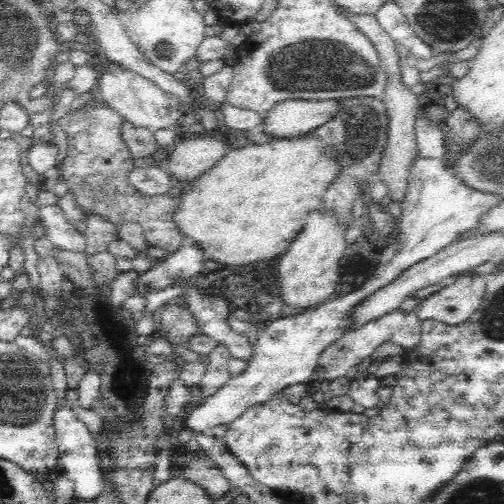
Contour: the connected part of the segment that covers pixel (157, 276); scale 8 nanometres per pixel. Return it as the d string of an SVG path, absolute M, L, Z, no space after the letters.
M194 241L169 253L160 262L154 262L153 268L146 274L140 274L137 283L143 297L148 292L164 290L181 280L192 278L197 273L206 272L206 262L209 260L204 254L204 247Z

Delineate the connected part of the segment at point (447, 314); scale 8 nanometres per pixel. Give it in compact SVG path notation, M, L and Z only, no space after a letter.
M462 275L456 281L451 278L444 287L420 303L416 312L418 320L437 320L448 326L462 324L483 300L487 276Z

